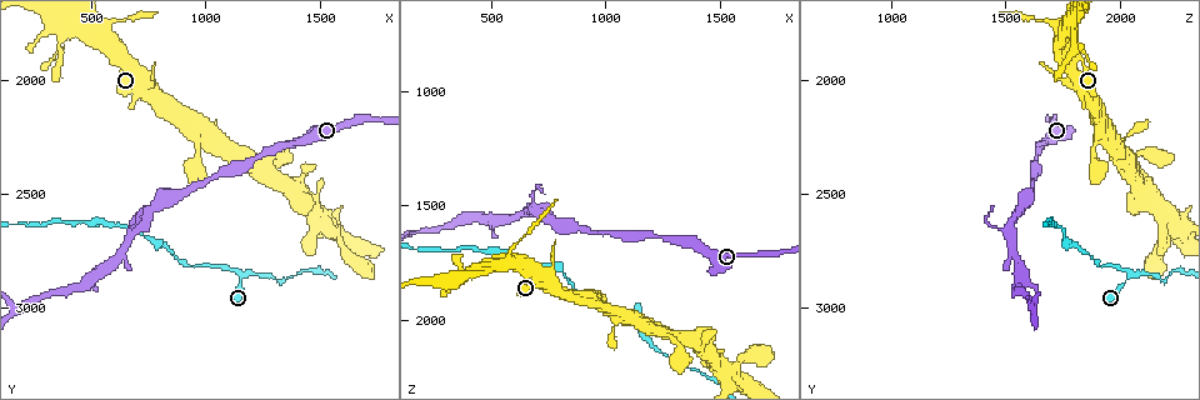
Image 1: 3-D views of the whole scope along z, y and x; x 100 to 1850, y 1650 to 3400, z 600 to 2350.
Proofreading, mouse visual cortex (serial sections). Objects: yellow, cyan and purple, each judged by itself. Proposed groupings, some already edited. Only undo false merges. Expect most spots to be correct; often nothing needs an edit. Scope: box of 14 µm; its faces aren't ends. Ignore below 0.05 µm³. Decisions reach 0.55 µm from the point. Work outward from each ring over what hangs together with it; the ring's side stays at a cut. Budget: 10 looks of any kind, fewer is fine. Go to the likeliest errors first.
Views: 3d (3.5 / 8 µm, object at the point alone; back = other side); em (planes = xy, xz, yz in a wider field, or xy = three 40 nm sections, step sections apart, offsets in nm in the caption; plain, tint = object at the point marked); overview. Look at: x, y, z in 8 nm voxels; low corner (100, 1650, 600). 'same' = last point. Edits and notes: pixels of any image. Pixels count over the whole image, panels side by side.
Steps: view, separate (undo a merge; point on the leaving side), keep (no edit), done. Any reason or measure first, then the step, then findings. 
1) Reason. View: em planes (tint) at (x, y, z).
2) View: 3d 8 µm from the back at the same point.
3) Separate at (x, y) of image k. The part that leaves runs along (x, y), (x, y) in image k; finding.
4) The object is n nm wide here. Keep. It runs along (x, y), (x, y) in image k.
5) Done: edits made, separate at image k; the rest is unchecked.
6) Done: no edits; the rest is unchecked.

Arms part here. View: 3d 3.5 µm at (1160, 2860, 2050).

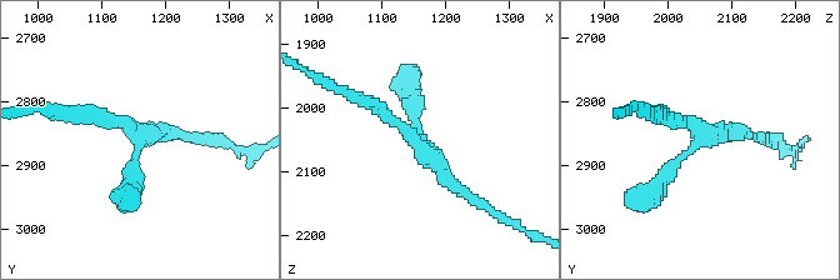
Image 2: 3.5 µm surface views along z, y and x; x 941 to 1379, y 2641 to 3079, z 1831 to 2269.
3 arms meet here; the arms are 200, 200, 250 nm wide. View: em xy step 3 (tint) at (1155, 2855, 2045).

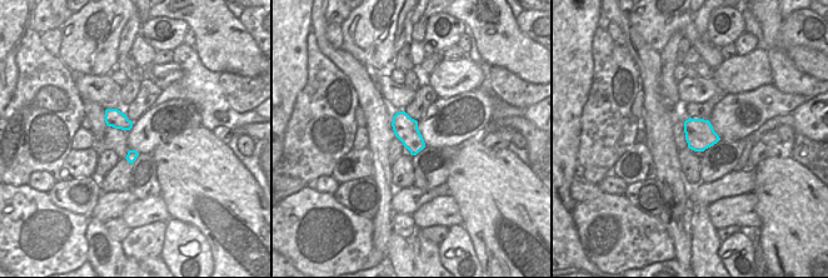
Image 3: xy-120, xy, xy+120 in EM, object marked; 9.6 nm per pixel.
Keep. It runs along (128, 200), (135, 131), (74, 111) in image 2; one cell here.

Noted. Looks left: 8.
Narrows sharply. View: 3d 3.5 µm at (360, 1870, 1800).

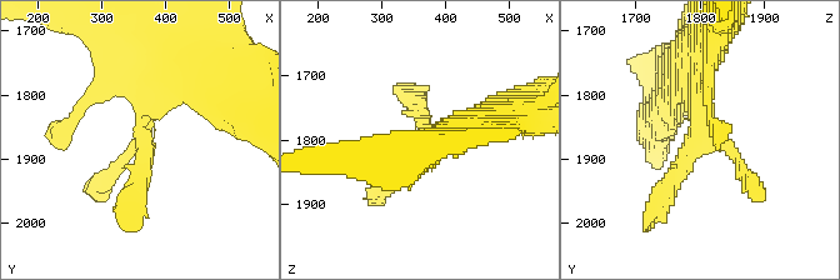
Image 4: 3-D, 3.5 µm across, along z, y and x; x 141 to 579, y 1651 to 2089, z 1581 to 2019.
View: em xy step 3 (tint) at (355, 1865, 1795).

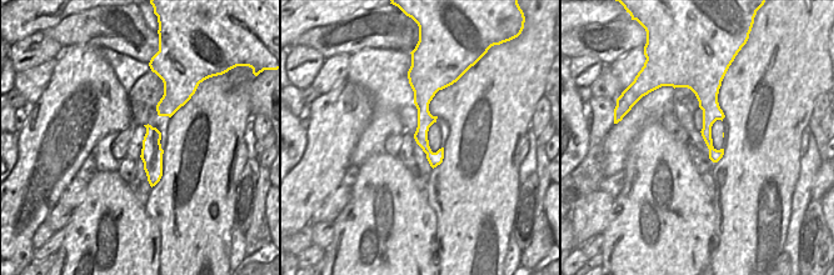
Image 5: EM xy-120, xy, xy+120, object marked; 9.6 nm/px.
Keep. It runs along (175, 66), (140, 96), (133, 208) in image 4; all the same cell.

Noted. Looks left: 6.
A narrow waist. View: 3d 8 µm at (1220, 2340, 1650).

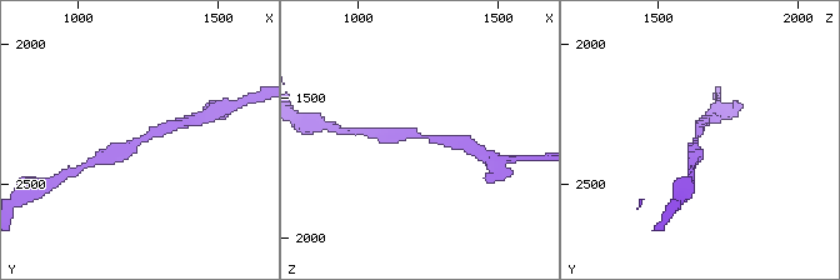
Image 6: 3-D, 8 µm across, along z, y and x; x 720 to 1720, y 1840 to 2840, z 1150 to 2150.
The arms are 300, 400 nm wide. View: em xy step 3 (tint) at (1220, 2350, 1630).

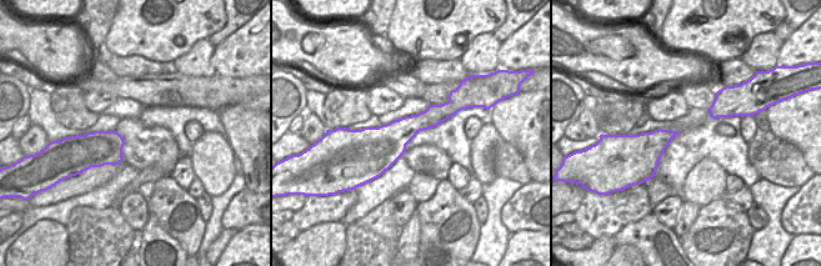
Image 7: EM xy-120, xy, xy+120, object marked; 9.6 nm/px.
Keep. It runs along (174, 125), (110, 155) in image 6; one cell here.

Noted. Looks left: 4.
Thick turns thin. View: 3d 3.5 µm at (950, 2220, 1930).

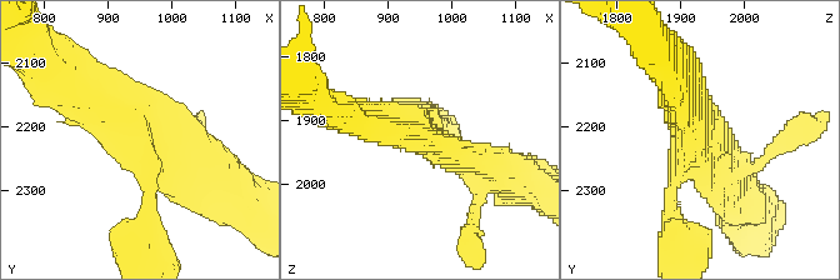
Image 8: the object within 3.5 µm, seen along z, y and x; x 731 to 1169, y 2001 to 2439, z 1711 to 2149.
View: em xy step 5 (tint) at (965, 2220, 1925).

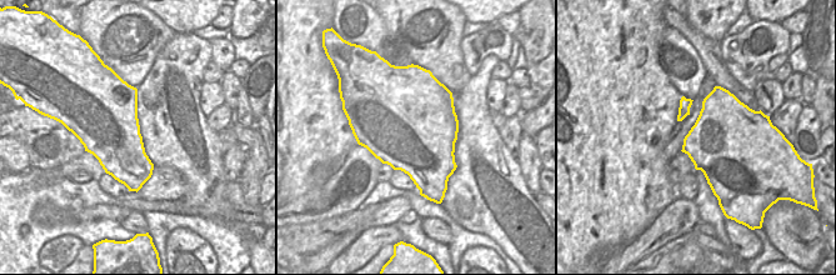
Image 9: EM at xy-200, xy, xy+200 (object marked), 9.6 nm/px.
Keep. It runs along (81, 95), (211, 176) in image 8; all the same cell.

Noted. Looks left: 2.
Done: no edits; the rest is unchecked.

